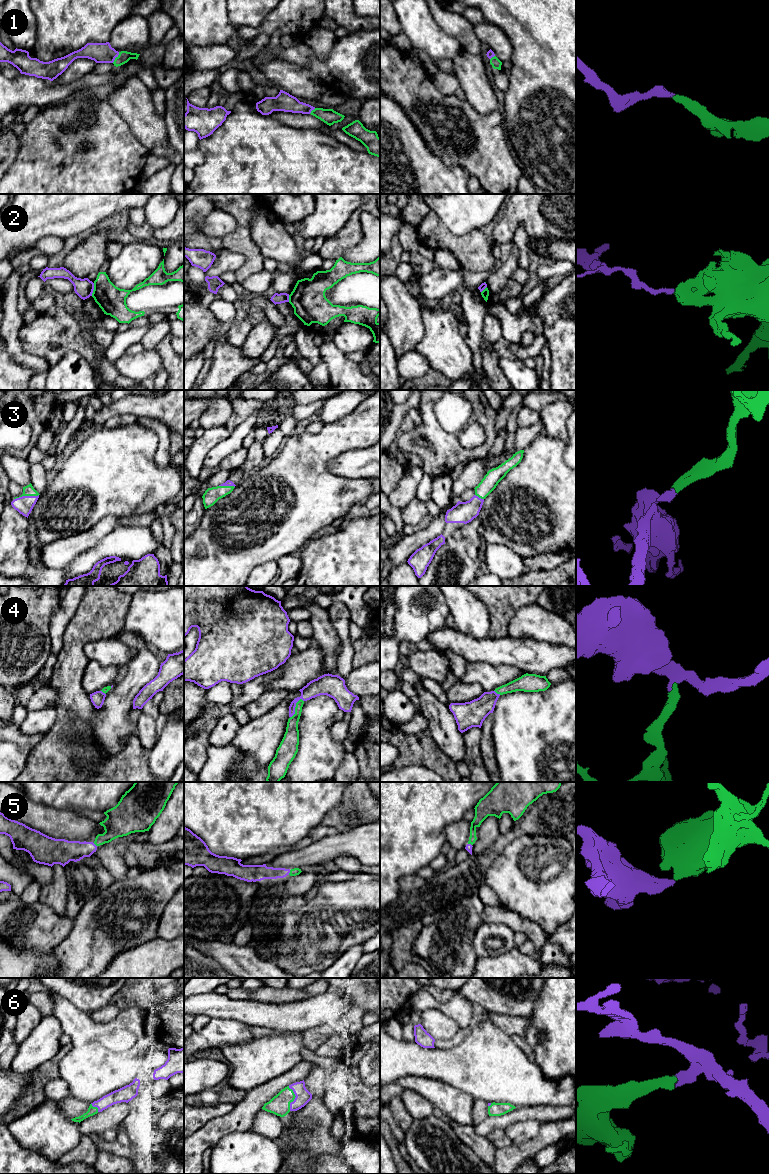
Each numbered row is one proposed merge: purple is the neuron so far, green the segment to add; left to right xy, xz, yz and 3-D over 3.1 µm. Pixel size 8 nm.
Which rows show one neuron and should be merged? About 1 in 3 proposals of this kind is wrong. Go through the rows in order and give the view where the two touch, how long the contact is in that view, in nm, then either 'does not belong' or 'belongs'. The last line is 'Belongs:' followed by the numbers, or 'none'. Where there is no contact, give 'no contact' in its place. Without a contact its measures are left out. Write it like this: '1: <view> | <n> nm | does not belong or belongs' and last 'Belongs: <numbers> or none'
1: xy | 110 nm | belongs
2: xy | 110 nm | does not belong
3: xy | 200 nm | belongs
4: xz | 180 nm | belongs
5: xz | 40 nm | belongs
6: xz | 200 nm | belongs
Belongs: 1, 3, 4, 5, 6

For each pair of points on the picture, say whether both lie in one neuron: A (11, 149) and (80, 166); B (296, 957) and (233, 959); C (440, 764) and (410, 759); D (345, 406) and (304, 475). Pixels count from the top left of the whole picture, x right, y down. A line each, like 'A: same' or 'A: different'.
A: different
B: different
C: same
D: different

